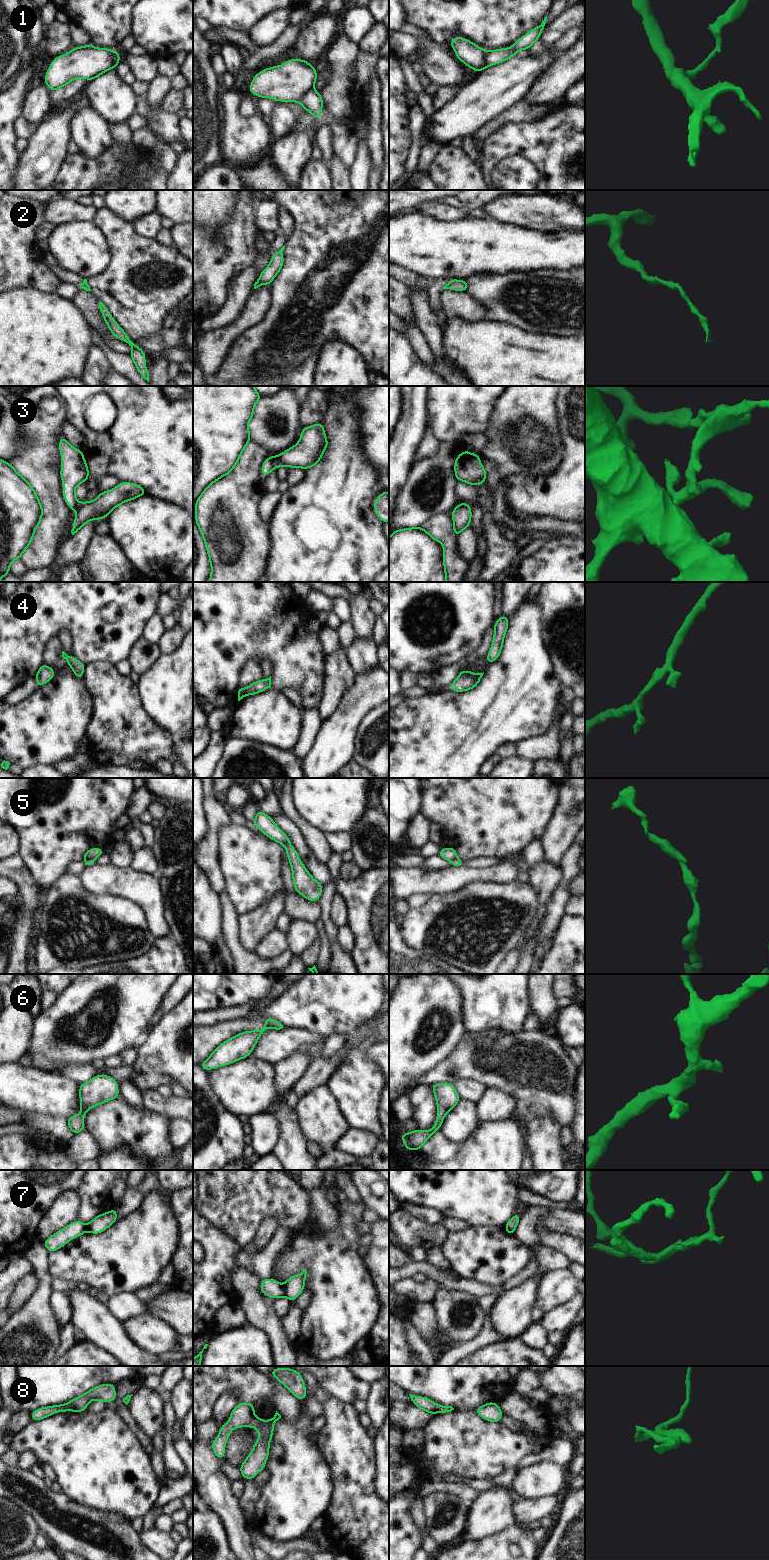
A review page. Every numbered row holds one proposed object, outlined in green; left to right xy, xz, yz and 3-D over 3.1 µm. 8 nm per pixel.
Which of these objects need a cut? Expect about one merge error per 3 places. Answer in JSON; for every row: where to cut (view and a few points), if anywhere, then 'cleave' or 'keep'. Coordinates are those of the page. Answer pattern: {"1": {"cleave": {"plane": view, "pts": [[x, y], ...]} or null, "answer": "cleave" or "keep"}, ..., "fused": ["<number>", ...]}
{"1": {"cleave": {"plane": "xz", "pts": [[313, 88], [299, 102]]}, "answer": "cleave"}, "2": {"cleave": null, "answer": "keep"}, "3": {"cleave": {"plane": "xz", "pts": [[275, 456], [278, 466]]}, "answer": "cleave"}, "4": {"cleave": null, "answer": "keep"}, "5": {"cleave": {"plane": "xy", "pts": [[93, 859], [86, 859], [84, 861]]}, "answer": "cleave"}, "6": {"cleave": null, "answer": "keep"}, "7": {"cleave": {"plane": "xz", "pts": [[282, 1285], [284, 1296]]}, "answer": "cleave"}, "8": {"cleave": null, "answer": "keep"}, "fused": ["1", "3", "5", "7"]}

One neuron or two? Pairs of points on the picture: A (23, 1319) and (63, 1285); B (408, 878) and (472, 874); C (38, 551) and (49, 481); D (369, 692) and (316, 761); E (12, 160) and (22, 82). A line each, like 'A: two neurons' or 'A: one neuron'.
A: two neurons
B: one neuron
C: one neuron
D: one neuron
E: one neuron

